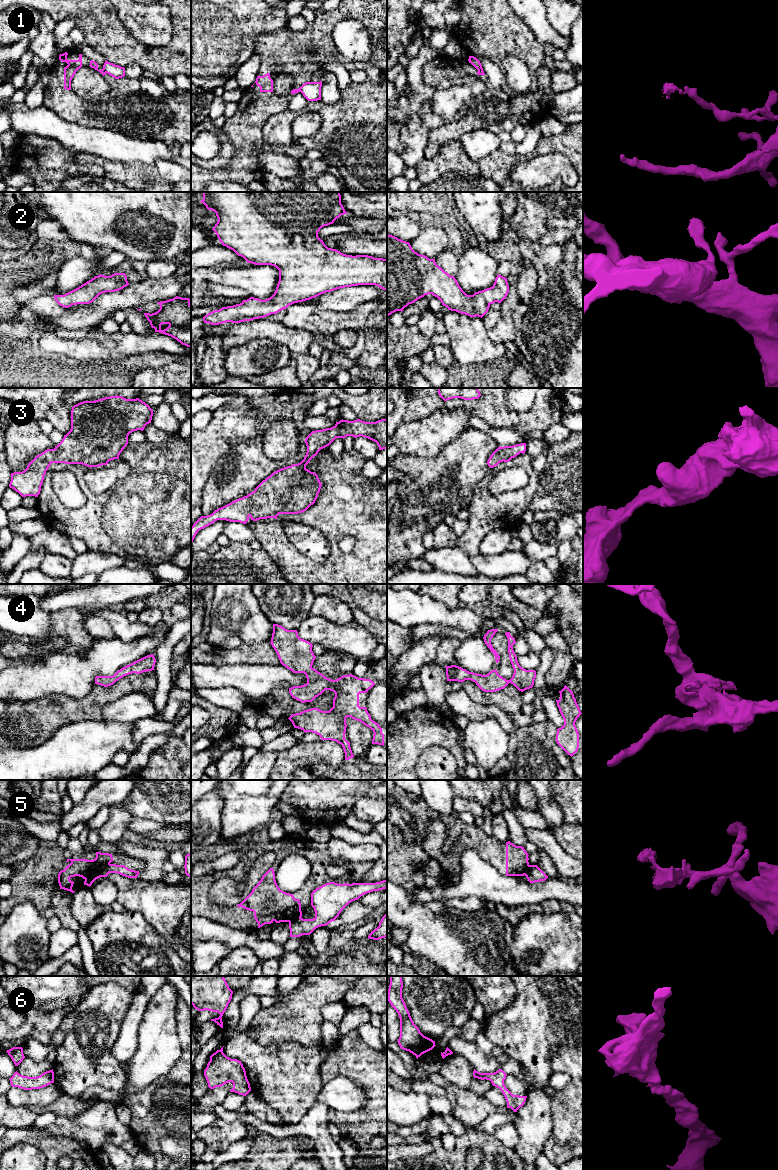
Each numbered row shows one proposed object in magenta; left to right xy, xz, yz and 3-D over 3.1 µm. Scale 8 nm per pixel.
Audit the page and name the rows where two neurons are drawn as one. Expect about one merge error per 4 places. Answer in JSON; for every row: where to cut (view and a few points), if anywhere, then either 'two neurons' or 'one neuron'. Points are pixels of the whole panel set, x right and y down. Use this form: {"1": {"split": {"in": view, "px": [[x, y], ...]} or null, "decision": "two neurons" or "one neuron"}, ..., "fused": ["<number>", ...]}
{"1": {"split": {"in": "xy", "px": [[103, 68], [106, 72]]}, "decision": "two neurons"}, "2": {"split": null, "decision": "one neuron"}, "3": {"split": null, "decision": "one neuron"}, "4": {"split": null, "decision": "one neuron"}, "5": {"split": {"in": "xy", "px": [[109, 863], [105, 864], [90, 879], [87, 885]]}, "decision": "two neurons"}, "6": {"split": null, "decision": "one neuron"}, "fused": ["1", "5"]}

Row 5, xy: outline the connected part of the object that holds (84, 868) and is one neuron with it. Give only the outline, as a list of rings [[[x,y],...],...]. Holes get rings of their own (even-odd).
[[[96,852],[96,858],[93,860],[87,859],[67,859],[66,862],[71,862],[64,870],[58,874],[58,883],[60,889],[64,889],[74,893],[72,890],[74,882],[70,880],[71,877],[82,877],[84,885],[88,885],[90,879],[95,876],[98,871],[107,864],[113,861],[112,854]]]

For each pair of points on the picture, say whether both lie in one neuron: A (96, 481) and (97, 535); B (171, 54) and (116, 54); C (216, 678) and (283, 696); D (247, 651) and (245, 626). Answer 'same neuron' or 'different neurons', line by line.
A: different neurons
B: same neuron
C: different neurons
D: different neurons

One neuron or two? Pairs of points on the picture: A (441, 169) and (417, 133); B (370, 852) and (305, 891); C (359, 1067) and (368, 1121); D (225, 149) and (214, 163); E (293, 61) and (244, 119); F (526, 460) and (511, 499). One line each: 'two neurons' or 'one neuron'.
A: two neurons
B: two neurons
C: one neuron
D: one neuron
E: one neuron
F: one neuron

